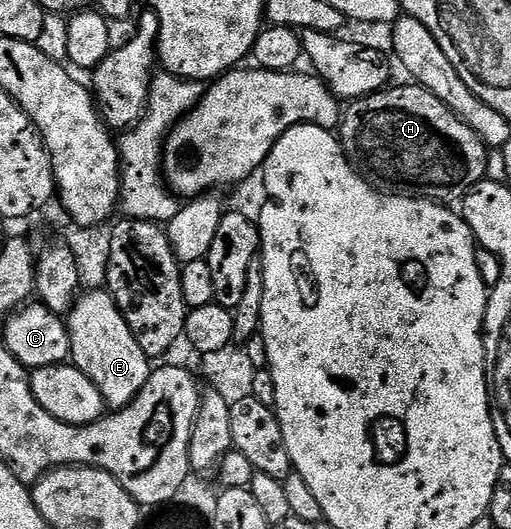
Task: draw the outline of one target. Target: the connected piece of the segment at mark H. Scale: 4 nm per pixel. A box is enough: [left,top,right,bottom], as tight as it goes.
[338,83,490,203]

